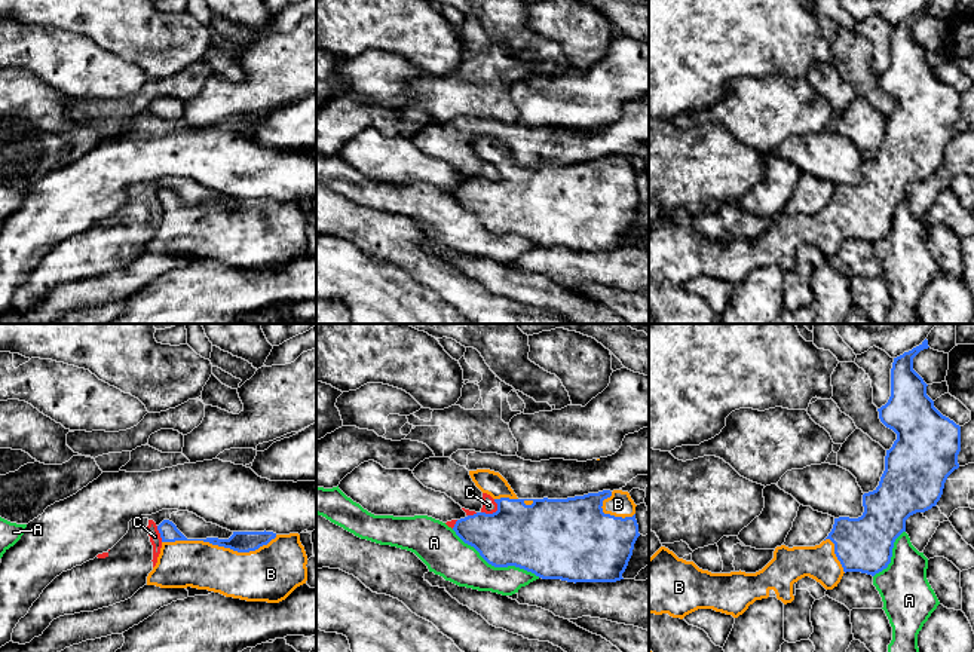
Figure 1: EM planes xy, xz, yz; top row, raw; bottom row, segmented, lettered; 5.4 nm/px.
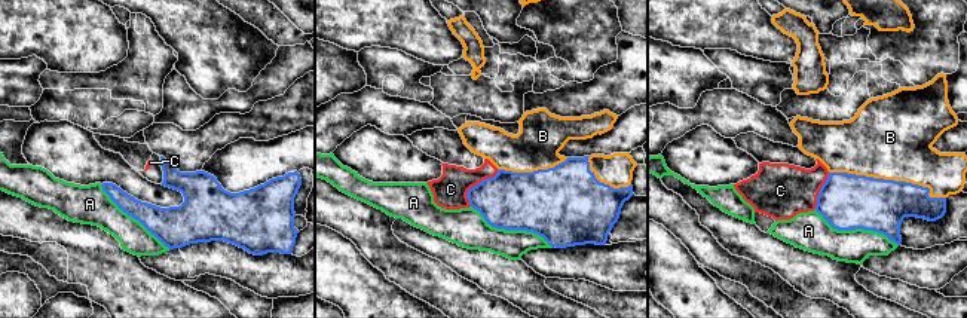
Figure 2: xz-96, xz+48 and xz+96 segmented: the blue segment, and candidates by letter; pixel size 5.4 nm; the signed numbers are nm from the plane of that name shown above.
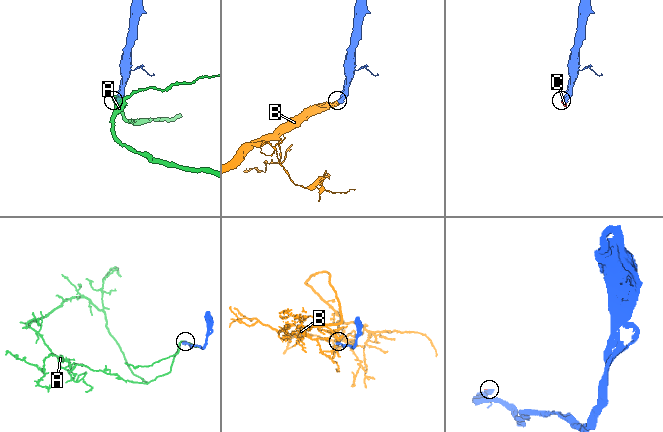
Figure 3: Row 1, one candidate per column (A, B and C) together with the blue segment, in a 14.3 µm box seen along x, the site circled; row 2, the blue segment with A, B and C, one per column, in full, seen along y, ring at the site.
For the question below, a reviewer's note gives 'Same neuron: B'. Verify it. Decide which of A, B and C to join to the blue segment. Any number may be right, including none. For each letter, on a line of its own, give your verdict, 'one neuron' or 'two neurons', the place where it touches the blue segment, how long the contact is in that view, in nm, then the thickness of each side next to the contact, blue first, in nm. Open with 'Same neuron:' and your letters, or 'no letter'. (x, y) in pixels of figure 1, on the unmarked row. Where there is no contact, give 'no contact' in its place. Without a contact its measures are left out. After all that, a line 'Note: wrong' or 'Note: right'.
Same neuron: B
A: two neurons; contact xz (496, 233); length 550 nm; calibres 360 and 220 nm
B: one neuron; contact xy (219, 213); length 650 nm; calibres 110 and 260 nm
C: two neurons; contact xz (493, 180); length 110 nm; calibres 360 and 80 nm
Note: right

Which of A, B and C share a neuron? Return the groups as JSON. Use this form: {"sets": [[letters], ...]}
{"sets": [["A"], ["B"], ["C"]]}

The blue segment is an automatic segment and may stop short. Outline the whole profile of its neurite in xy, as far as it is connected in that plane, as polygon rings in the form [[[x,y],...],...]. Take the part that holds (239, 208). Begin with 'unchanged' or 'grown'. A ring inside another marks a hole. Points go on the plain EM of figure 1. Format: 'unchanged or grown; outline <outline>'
grown; outline [[[163,187],[157,198],[162,215],[147,252],[192,254],[246,269],[279,270],[307,248],[307,223],[298,201],[233,199],[229,206],[187,206],[169,187]]]

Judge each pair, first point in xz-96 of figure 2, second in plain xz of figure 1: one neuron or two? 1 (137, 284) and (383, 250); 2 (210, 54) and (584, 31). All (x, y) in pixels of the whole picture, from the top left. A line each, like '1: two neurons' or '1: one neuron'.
1: one neuron
2: two neurons

